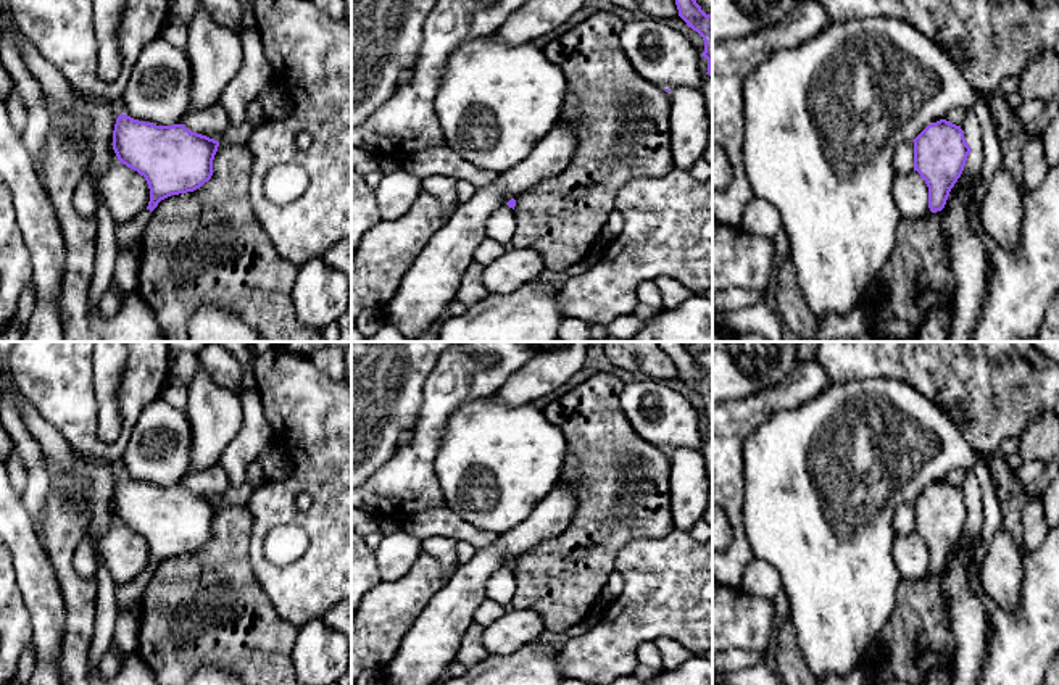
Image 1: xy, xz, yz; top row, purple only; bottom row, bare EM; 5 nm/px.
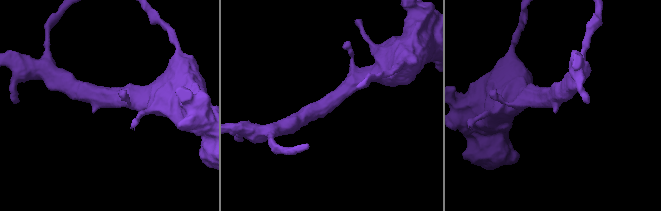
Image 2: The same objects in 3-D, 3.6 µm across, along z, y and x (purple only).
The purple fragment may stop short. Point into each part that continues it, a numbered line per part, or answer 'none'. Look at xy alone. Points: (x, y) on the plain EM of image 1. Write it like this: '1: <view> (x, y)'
1: xy (129, 593)

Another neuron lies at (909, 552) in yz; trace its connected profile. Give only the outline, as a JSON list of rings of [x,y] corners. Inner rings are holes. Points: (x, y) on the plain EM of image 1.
[[[914,530],[893,538],[891,554],[901,582],[919,580],[930,572],[928,548]]]

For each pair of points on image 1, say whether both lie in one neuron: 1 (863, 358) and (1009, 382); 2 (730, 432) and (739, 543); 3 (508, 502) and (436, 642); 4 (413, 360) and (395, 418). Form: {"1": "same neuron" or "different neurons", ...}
{"1": "same neuron", "2": "same neuron", "3": "different neurons", "4": "same neuron"}

